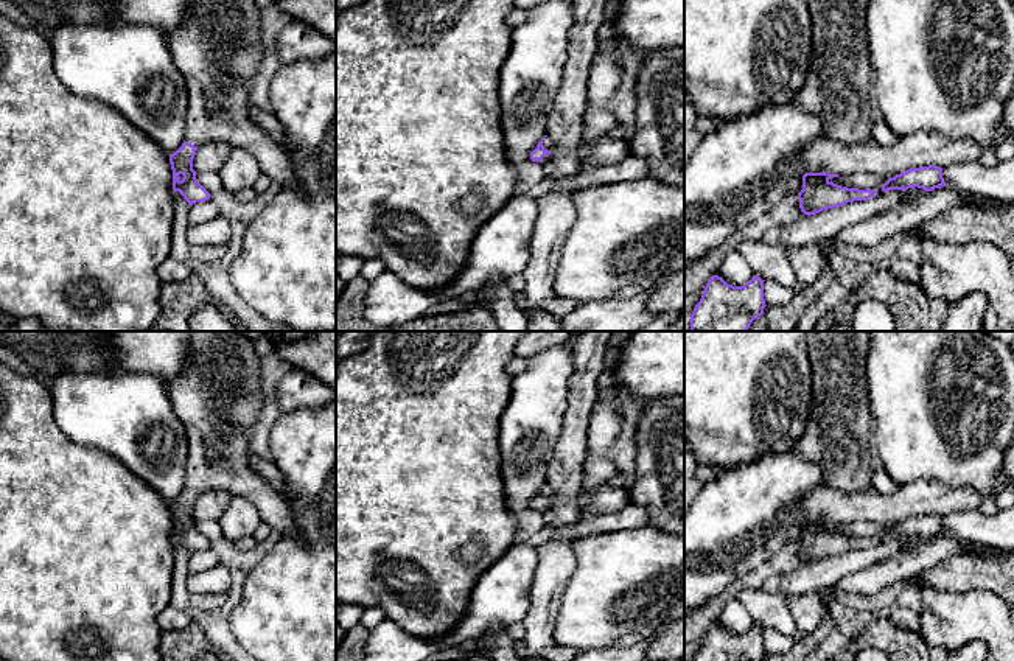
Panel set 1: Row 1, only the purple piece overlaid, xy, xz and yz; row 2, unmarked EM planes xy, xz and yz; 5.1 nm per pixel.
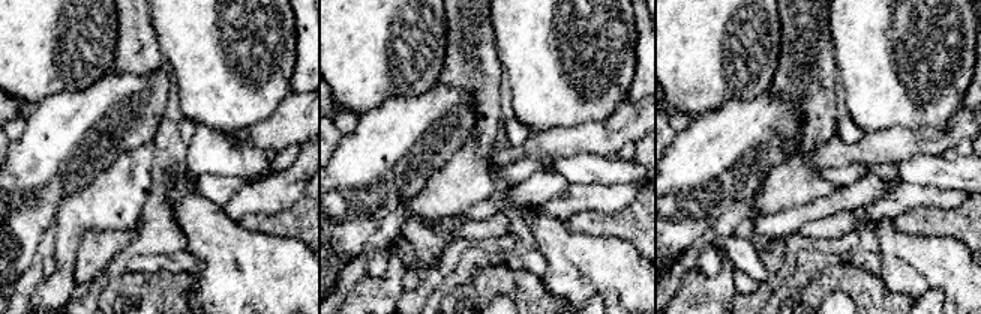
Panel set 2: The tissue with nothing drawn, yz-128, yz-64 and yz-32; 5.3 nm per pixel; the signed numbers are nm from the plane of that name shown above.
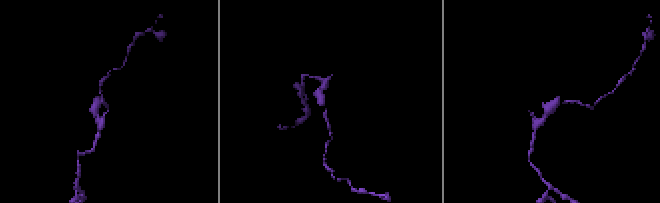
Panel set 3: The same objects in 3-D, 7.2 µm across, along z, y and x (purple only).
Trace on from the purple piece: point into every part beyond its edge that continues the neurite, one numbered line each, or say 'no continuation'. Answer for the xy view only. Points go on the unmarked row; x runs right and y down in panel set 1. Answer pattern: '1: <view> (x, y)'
1: xy (216, 397)

